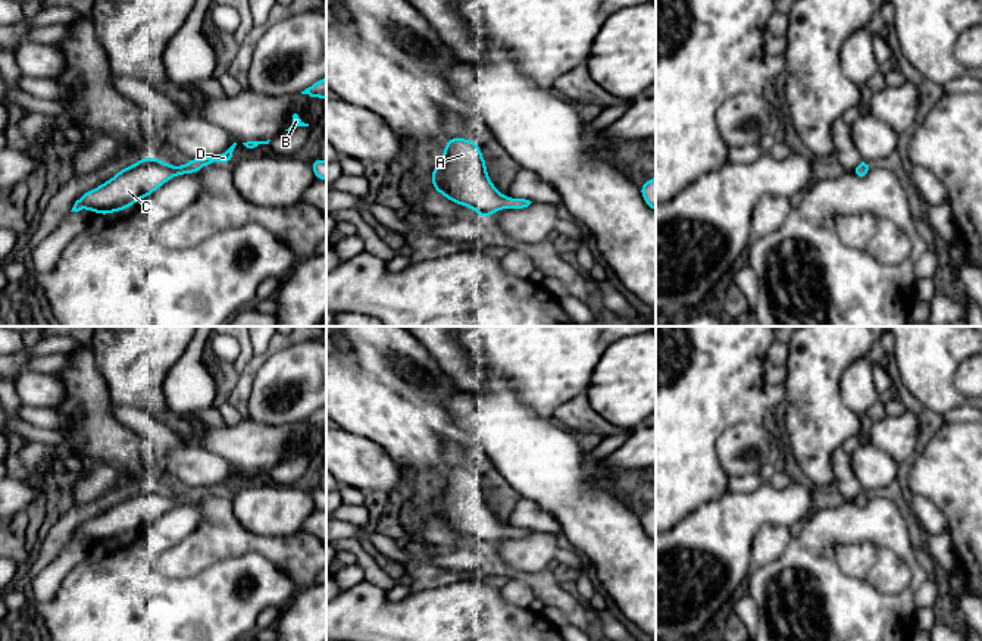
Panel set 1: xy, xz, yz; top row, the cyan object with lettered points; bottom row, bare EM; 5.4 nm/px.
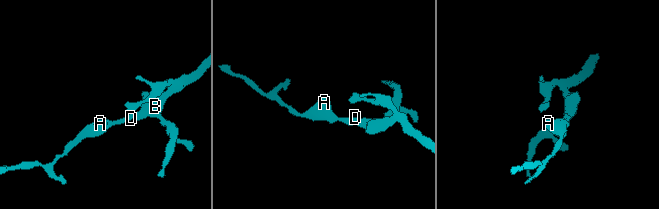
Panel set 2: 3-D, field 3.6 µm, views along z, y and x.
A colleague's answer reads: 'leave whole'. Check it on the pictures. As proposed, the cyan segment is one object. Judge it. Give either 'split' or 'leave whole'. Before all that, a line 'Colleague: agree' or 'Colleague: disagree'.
Colleague: agree
leave whole

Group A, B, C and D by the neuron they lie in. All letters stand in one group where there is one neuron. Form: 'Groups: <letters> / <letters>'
Groups: A B C D

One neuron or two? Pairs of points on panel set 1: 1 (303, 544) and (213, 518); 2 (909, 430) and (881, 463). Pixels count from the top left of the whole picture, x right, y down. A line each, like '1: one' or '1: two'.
1: one
2: two

